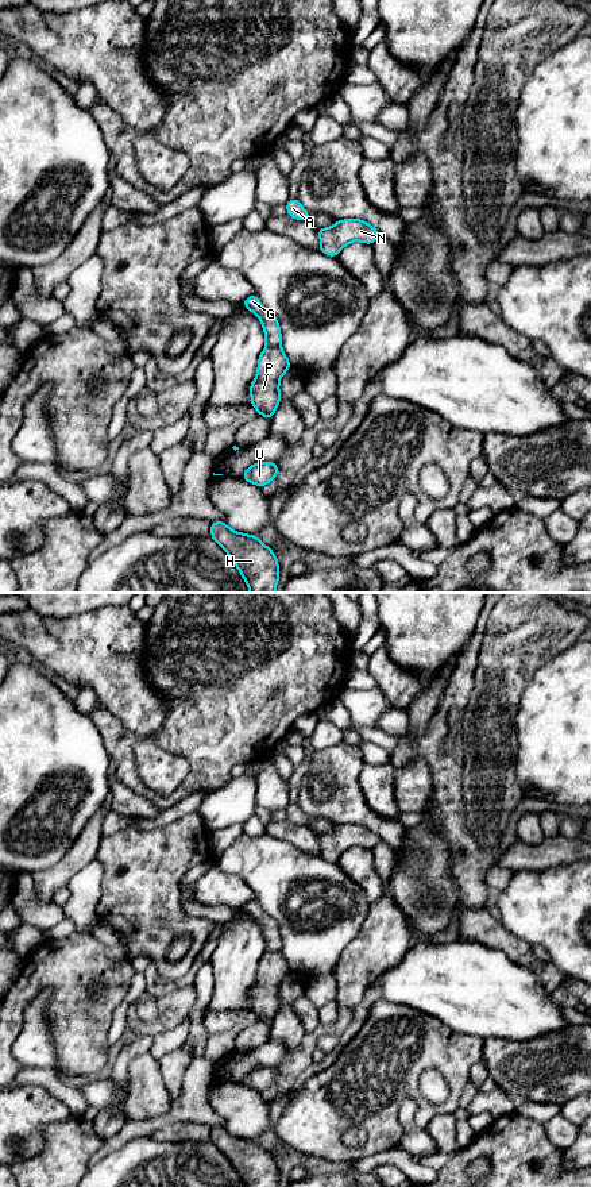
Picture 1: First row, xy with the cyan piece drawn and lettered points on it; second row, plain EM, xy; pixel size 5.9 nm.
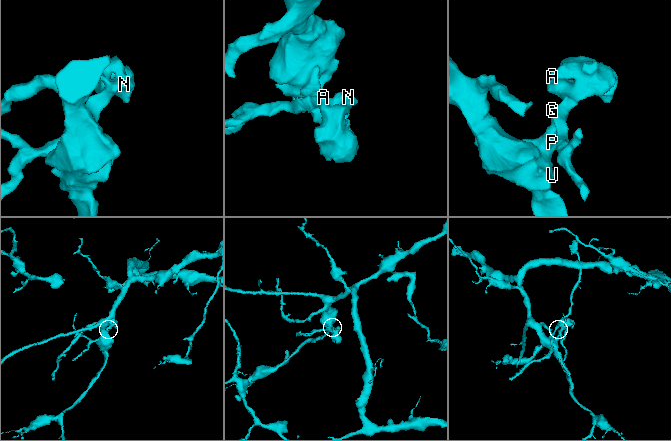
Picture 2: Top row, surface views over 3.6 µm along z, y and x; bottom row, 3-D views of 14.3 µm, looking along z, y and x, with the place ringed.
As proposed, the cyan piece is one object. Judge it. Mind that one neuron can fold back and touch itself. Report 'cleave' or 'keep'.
cleave

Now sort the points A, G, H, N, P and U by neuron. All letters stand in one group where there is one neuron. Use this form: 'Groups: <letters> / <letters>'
Groups: A G N / H P U

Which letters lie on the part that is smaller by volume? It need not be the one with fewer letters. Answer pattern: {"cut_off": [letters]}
{"cut_off": ["A", "G", "N"]}

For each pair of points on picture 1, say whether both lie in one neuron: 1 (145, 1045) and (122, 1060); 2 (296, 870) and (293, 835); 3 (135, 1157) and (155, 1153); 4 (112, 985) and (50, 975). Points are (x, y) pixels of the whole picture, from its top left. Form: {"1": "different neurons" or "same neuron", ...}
{"1": "same neuron", "2": "different neurons", "3": "same neuron", "4": "same neuron"}

